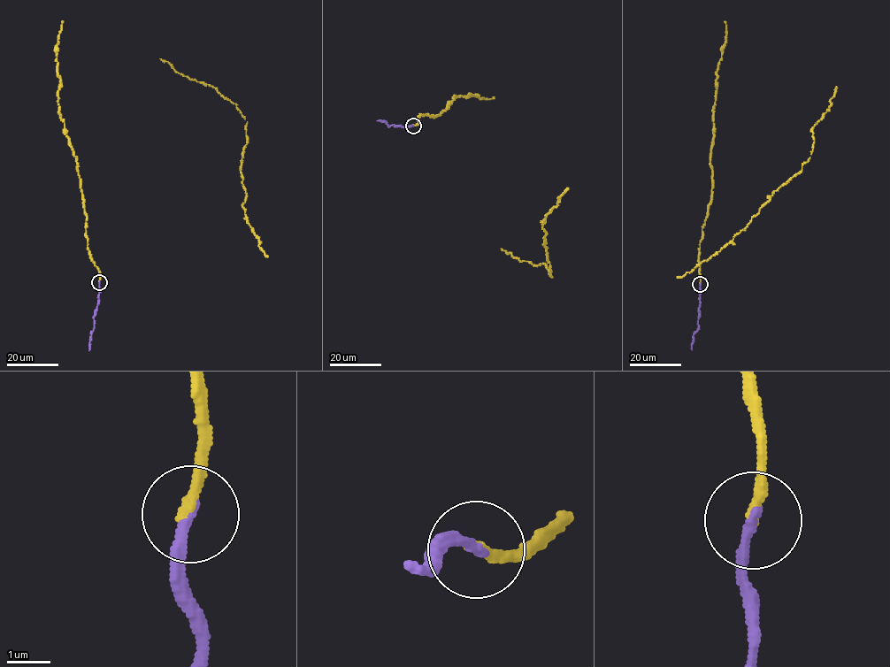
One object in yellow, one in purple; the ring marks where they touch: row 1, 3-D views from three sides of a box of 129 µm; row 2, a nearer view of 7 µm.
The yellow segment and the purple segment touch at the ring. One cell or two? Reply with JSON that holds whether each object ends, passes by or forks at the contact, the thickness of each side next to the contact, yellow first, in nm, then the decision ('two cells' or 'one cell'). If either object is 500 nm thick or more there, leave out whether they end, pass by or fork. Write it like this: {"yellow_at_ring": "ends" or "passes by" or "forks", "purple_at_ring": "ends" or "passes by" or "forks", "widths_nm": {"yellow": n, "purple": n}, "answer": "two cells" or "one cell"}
{"yellow_at_ring": "ends", "purple_at_ring": "ends", "widths_nm": {"yellow": 260, "purple": 240}, "answer": "one cell"}

